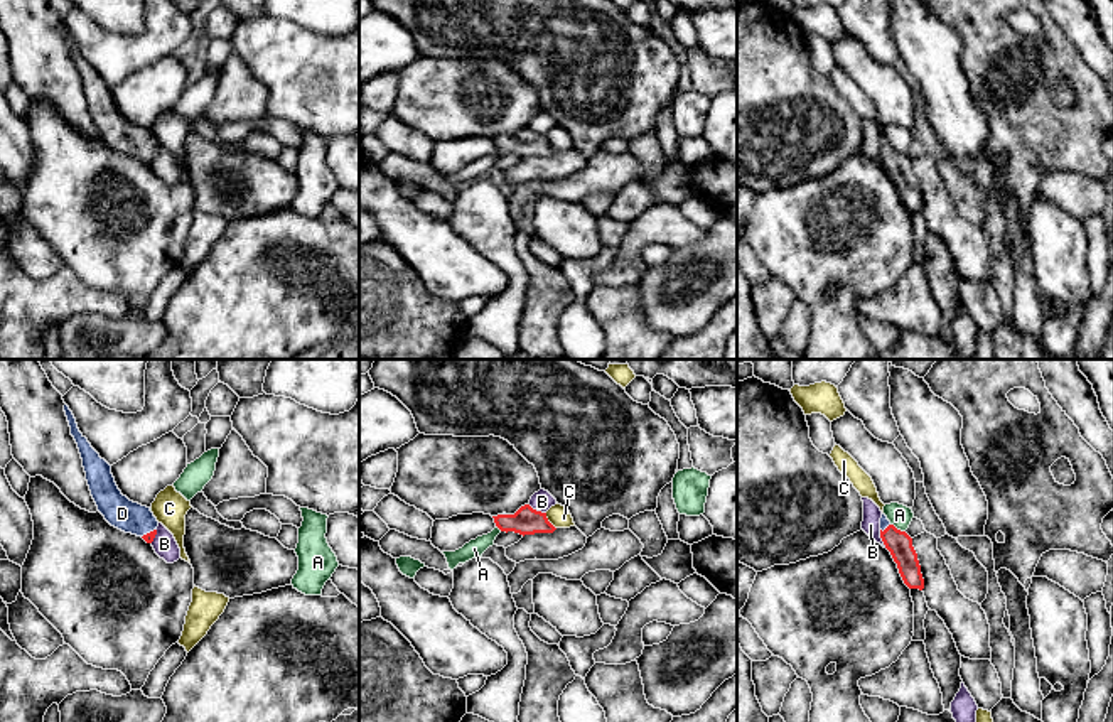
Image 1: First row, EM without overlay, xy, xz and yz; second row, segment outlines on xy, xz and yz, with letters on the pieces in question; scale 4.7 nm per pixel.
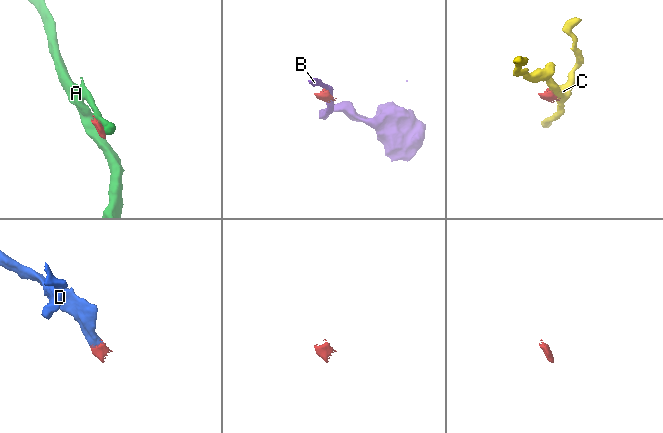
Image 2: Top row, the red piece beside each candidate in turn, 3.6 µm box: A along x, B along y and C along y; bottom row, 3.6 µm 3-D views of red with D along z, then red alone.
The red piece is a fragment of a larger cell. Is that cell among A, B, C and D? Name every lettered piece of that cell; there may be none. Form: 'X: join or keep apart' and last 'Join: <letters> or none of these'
A: keep apart
B: keep apart
C: keep apart
D: join
Join: D

